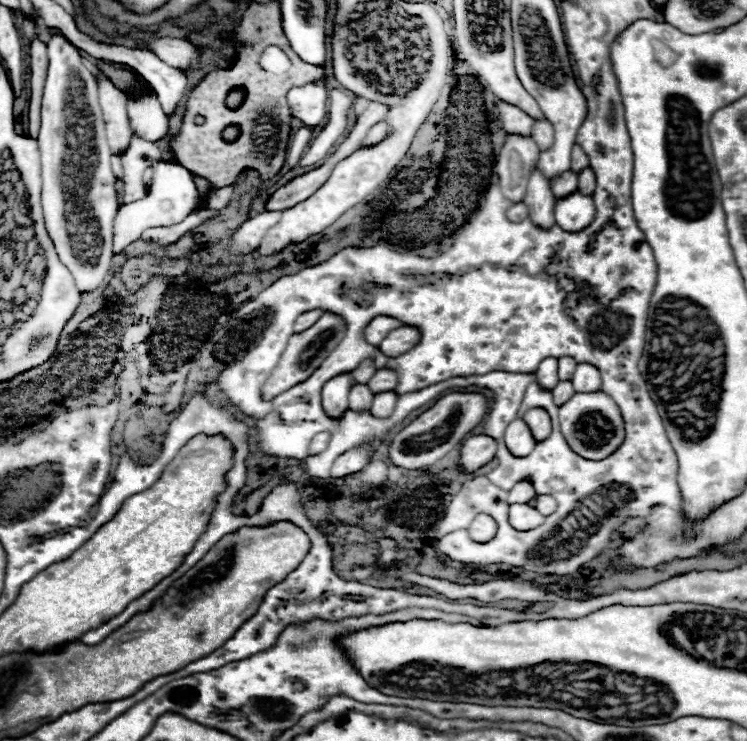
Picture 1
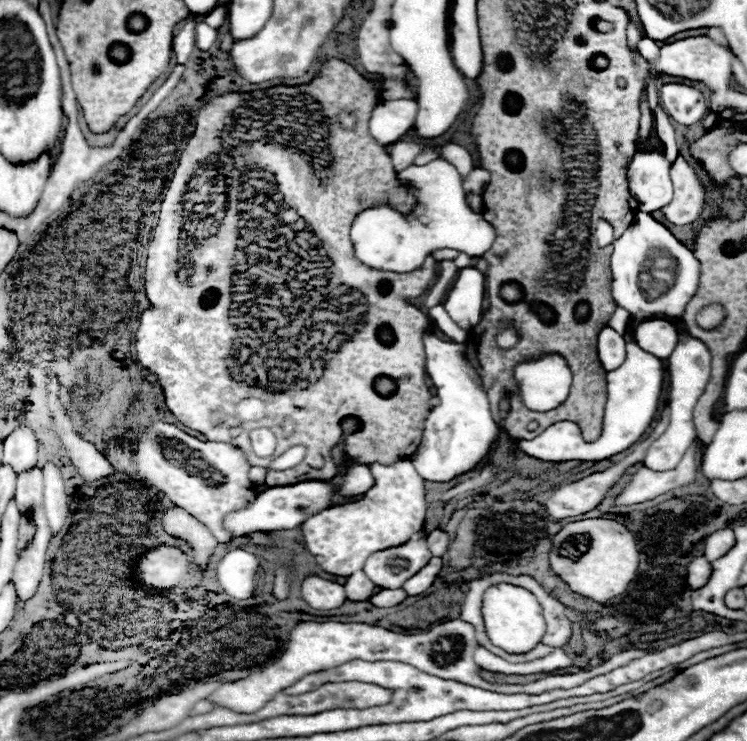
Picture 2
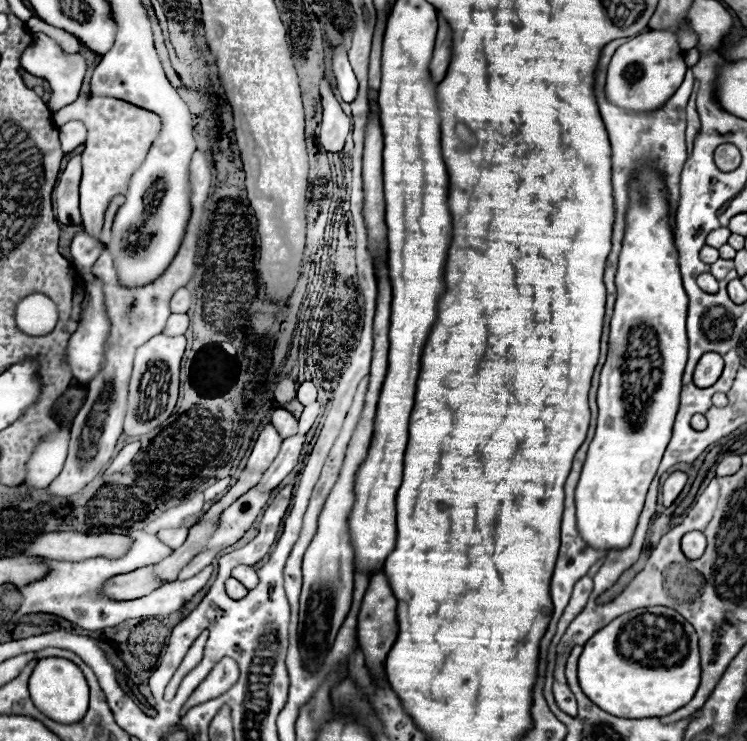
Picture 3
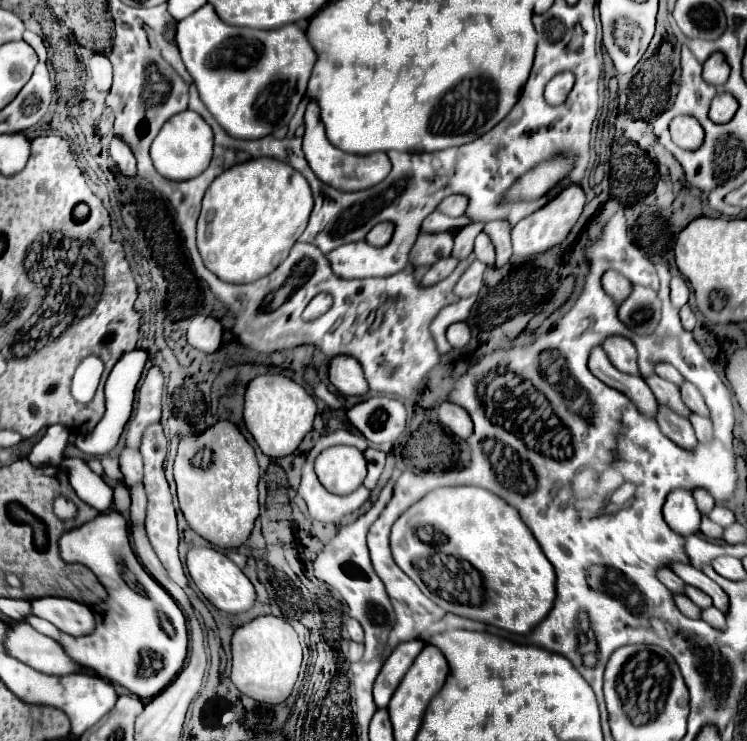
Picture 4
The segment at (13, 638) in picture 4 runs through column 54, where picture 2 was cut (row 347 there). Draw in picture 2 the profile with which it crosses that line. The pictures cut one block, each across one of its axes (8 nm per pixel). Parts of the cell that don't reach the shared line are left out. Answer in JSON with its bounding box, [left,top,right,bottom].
[636,318,678,358]

